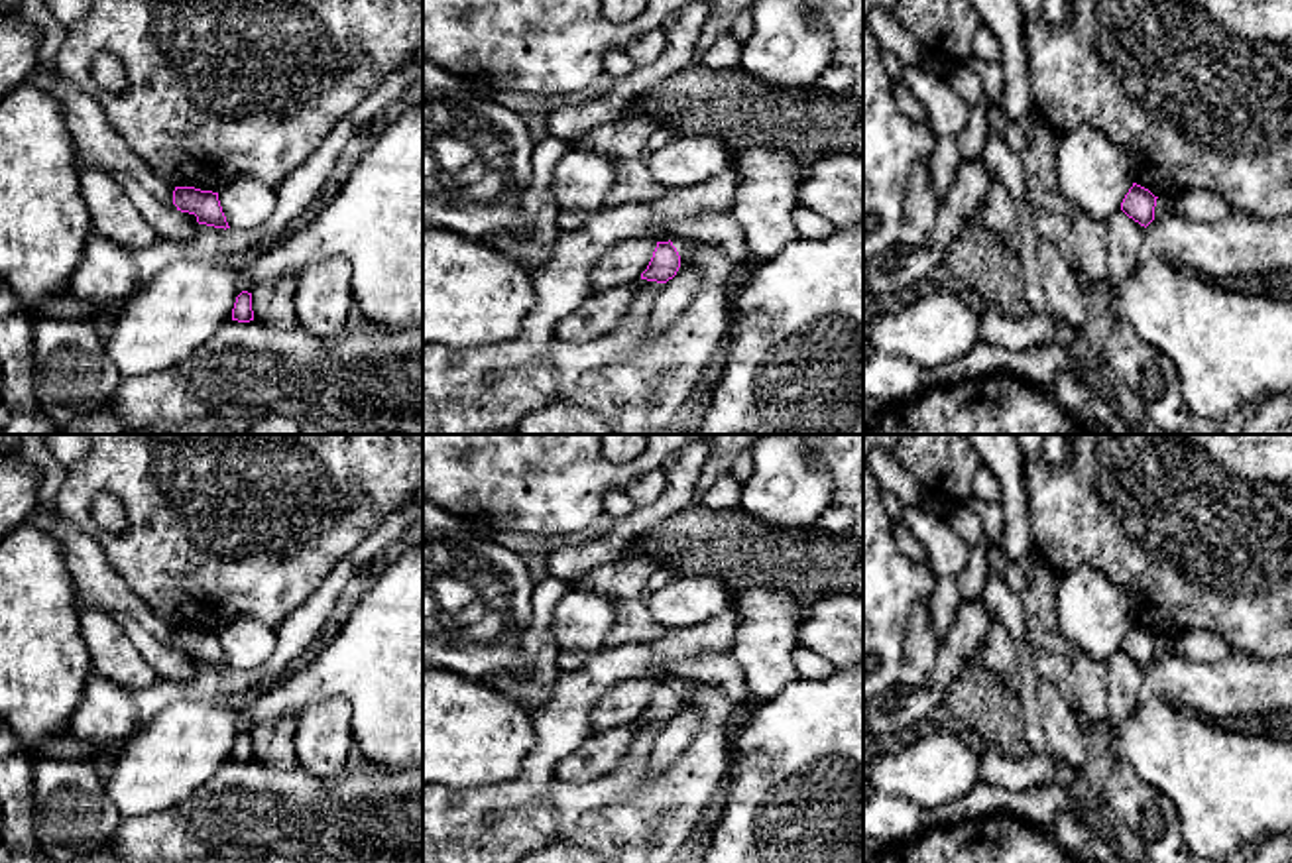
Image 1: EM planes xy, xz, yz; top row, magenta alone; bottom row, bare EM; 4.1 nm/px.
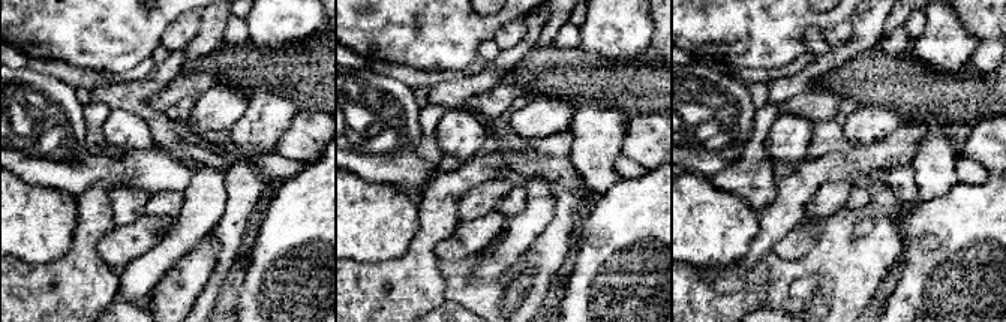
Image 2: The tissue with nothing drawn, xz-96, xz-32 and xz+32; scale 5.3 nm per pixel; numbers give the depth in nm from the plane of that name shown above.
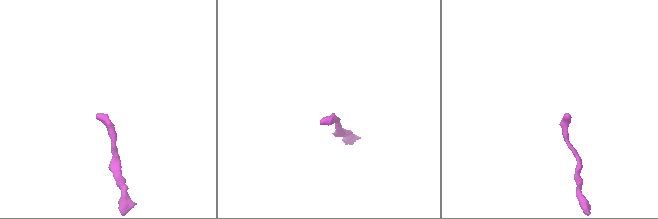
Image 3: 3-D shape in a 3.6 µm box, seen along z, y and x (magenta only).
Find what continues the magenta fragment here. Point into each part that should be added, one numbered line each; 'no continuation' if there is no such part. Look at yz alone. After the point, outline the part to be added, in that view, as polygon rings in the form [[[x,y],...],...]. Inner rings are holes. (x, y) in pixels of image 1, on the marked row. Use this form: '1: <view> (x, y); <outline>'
1: yz (1163, 209); [[[1158,197],[1154,206],[1154,220],[1162,220],[1172,216],[1172,199],[1170,197]]]

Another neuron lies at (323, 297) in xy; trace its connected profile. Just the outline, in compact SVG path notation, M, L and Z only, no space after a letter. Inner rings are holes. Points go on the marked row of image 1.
M332 256L307 267L295 293L299 326L323 340L338 336L352 313L350 263Z

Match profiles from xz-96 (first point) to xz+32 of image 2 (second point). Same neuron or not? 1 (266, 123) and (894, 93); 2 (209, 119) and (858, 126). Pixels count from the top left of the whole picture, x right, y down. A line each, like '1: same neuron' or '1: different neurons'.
1: different neurons
2: same neuron

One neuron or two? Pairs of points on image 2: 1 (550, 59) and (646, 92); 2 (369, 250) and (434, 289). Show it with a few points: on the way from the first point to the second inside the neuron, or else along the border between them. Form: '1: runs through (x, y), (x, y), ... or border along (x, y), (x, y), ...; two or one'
1: runs through (574, 75), (622, 84); one
2: border along (413, 237), (398, 258), (351, 261); two

